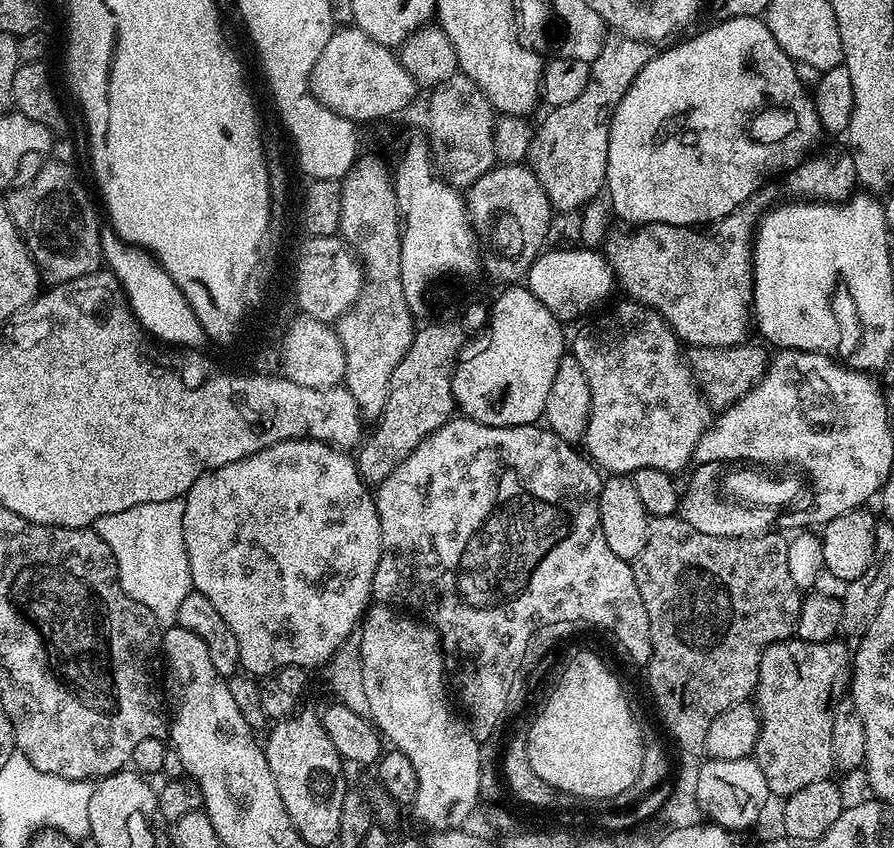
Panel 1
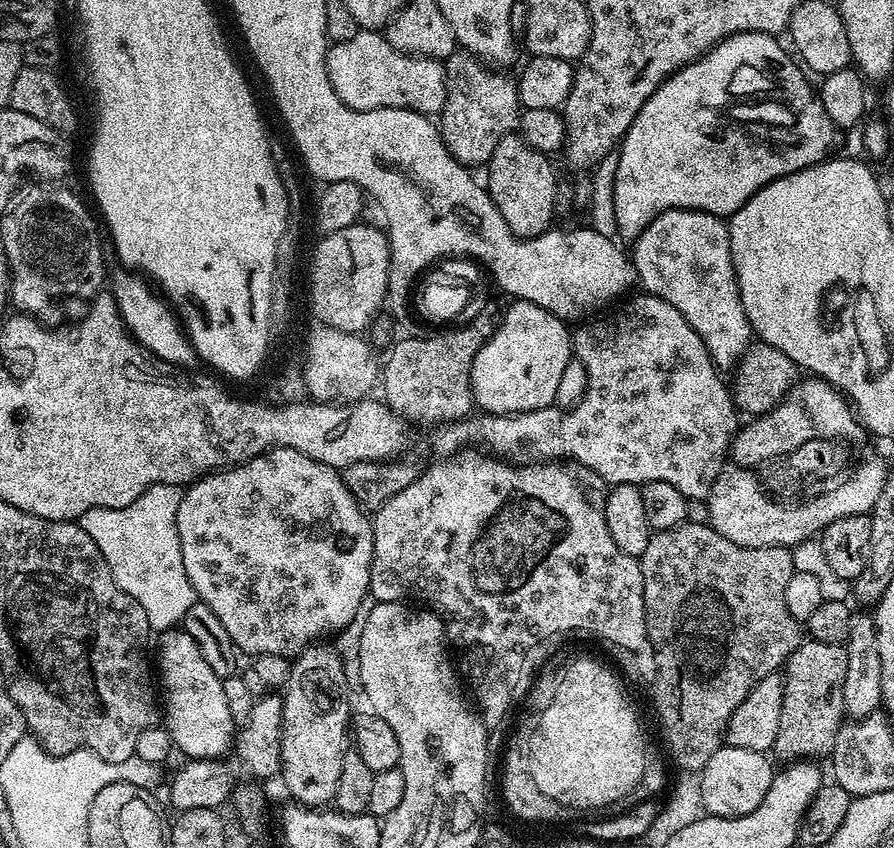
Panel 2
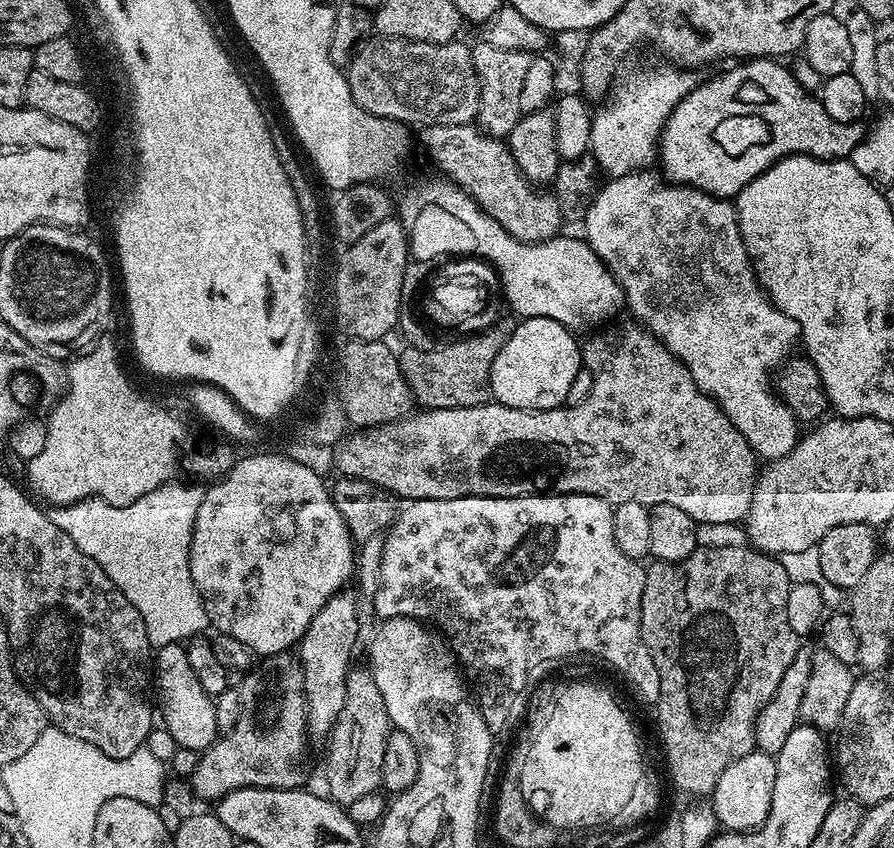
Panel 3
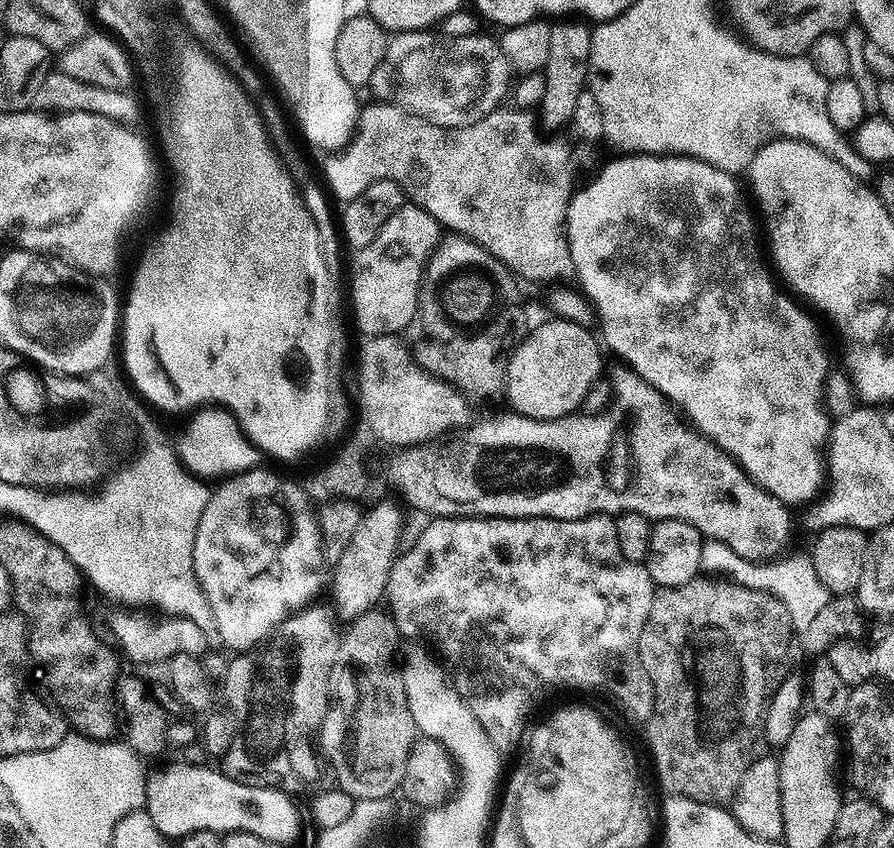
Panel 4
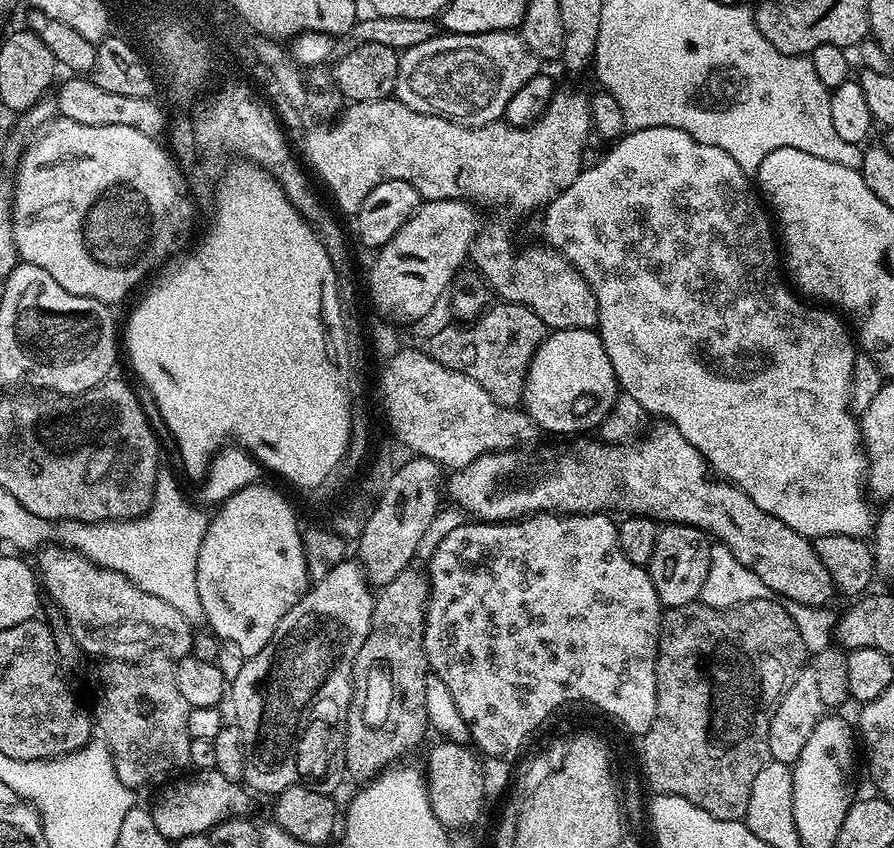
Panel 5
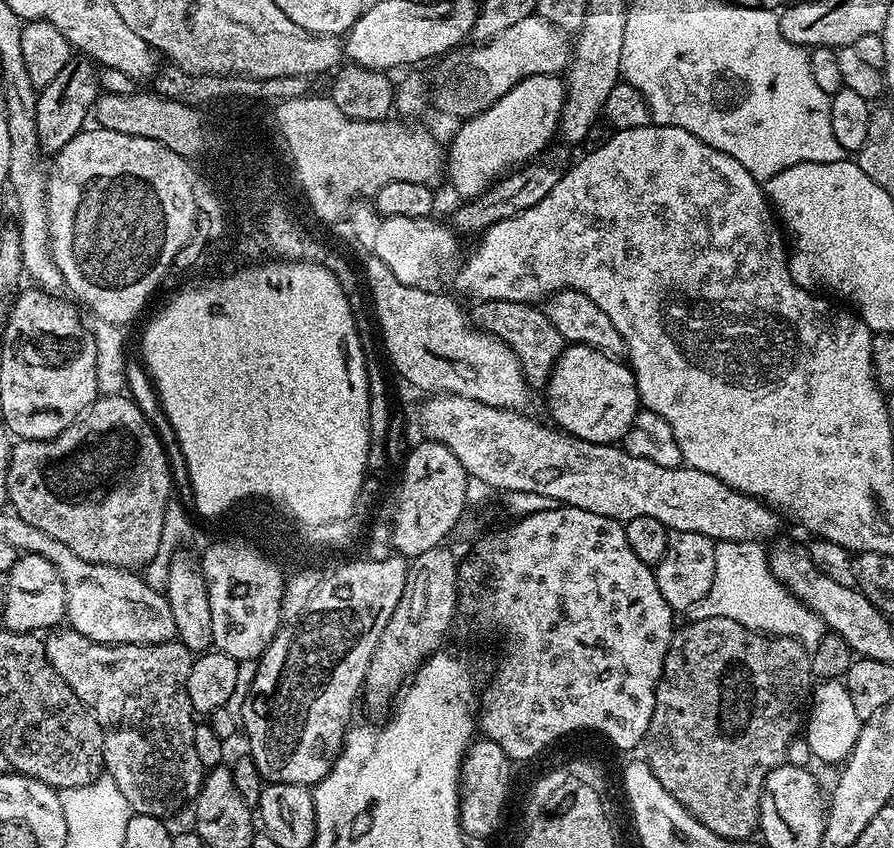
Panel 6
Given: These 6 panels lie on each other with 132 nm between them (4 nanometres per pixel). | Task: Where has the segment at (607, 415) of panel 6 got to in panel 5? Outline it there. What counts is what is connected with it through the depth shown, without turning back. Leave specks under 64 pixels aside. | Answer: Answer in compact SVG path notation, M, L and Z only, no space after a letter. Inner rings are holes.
M558 328L545 335L530 362L522 408L537 429L580 432L587 426L595 408L595 419L604 420L617 395L614 366L610 366L599 331L591 328Z

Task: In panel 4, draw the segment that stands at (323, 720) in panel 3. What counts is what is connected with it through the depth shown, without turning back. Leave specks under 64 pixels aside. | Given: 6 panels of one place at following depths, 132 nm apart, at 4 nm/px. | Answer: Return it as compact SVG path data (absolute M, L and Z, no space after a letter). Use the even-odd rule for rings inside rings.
M384 500L361 515L358 530L354 530L354 538L350 538L350 546L342 550L342 558L334 561L333 568L336 569L330 572L330 588L332 584L332 600L336 603L334 612L341 621L357 620L359 616L373 611L379 600L381 603L385 599L390 570L397 558L402 537L401 505L392 500Z

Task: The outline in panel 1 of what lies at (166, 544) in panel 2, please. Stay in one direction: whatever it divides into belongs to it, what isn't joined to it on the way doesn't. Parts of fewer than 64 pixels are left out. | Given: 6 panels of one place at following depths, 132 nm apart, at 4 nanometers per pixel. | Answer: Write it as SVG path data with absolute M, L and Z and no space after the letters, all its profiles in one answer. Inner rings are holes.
M170 498L166 502L142 502L138 506L130 506L130 510L106 514L94 525L95 532L114 554L122 590L134 598L134 602L142 602L142 606L154 614L161 629L176 624L182 598L193 591L190 562L182 534L183 513L183 499Z

